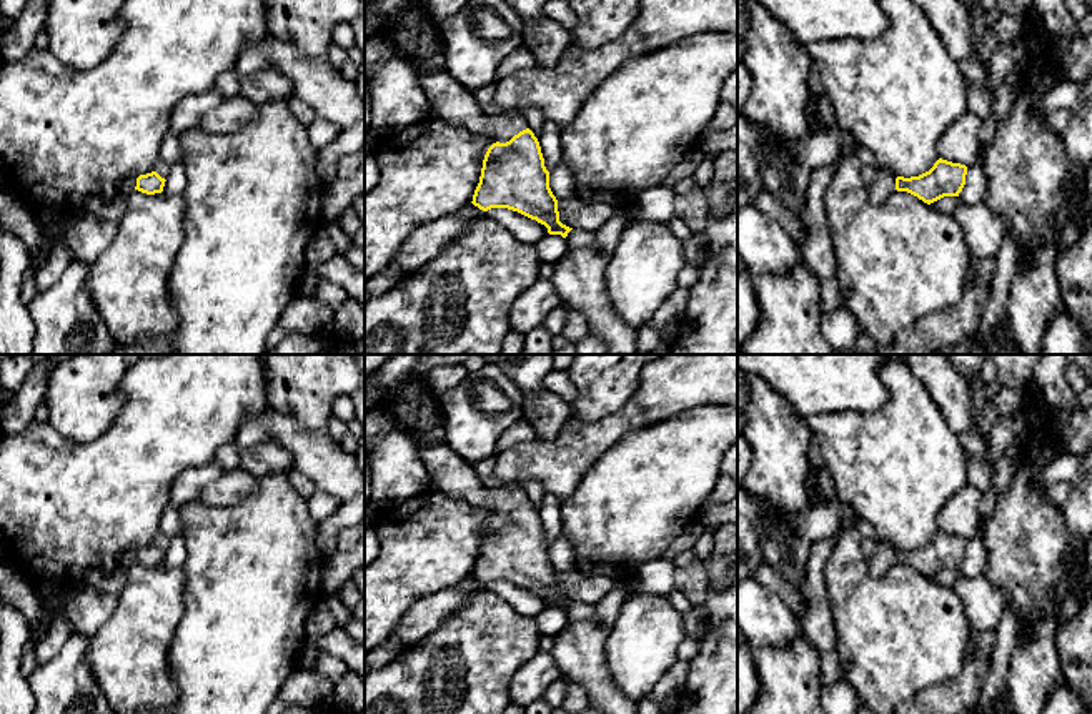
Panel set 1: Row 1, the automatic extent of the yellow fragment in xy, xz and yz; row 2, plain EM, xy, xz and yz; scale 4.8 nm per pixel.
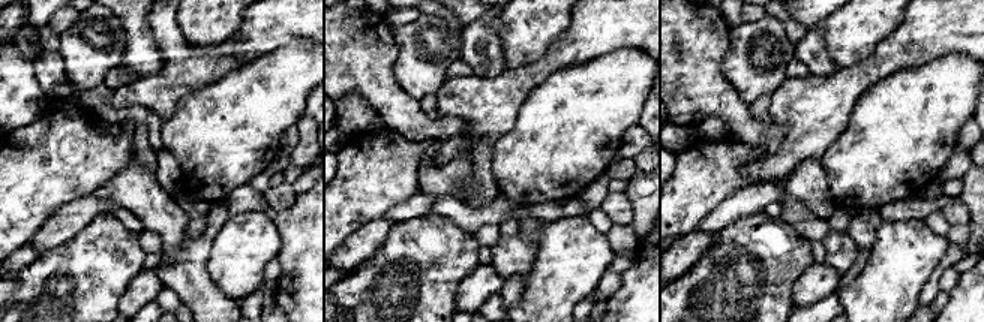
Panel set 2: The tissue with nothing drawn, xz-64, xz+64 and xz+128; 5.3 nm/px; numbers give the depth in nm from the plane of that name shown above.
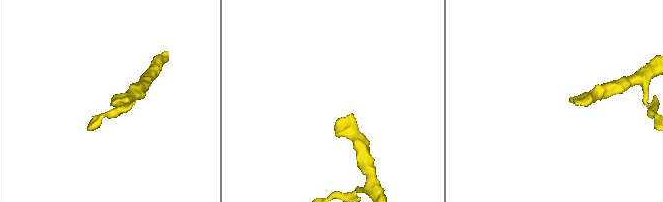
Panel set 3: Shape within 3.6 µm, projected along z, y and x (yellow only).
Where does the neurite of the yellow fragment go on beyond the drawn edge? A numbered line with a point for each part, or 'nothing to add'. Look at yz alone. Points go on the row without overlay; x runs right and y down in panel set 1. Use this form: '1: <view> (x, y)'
1: yz (883, 558)

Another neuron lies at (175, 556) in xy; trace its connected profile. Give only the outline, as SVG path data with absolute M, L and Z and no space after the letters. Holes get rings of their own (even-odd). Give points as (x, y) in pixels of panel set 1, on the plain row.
M173 536L170 541L170 549L165 554L163 566L166 568L181 568L188 556L185 541L181 536Z

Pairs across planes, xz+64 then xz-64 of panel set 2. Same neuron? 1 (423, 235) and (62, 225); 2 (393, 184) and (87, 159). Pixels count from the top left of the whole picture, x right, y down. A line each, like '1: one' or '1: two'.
1: two
2: one

